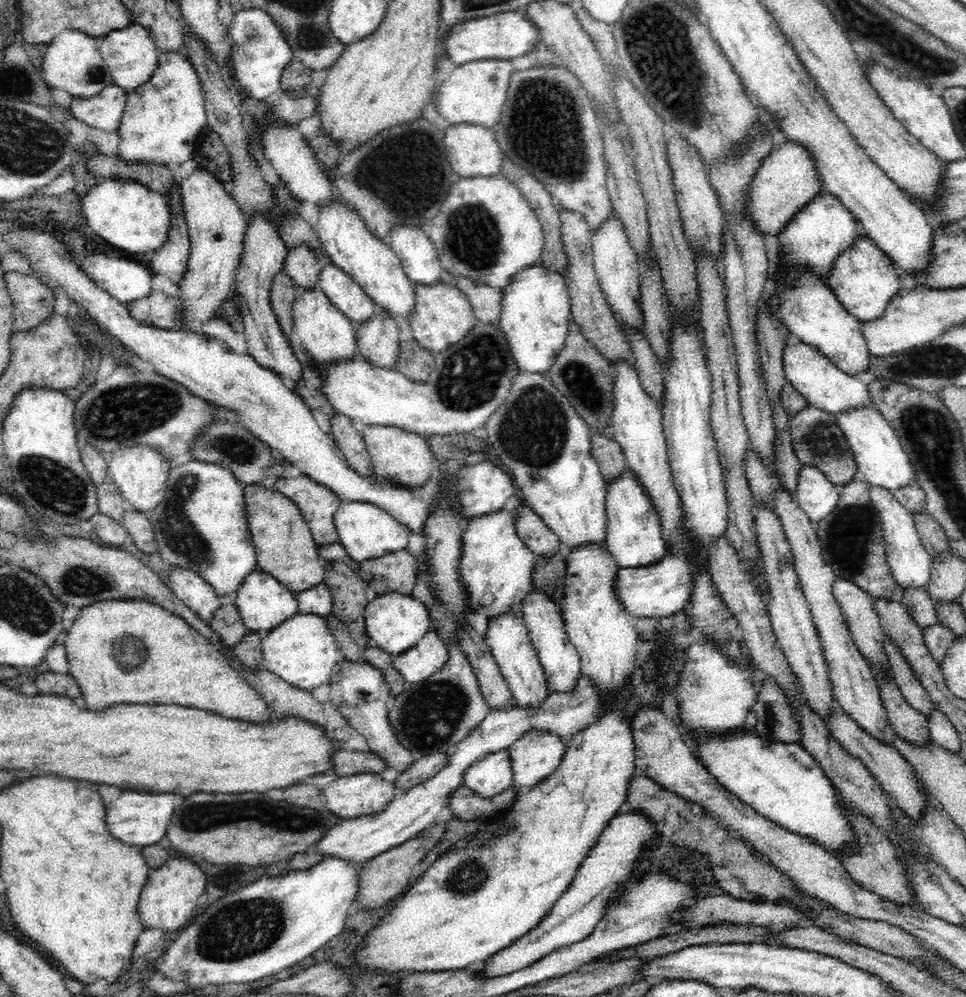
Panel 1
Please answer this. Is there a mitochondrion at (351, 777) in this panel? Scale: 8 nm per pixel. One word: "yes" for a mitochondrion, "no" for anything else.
no

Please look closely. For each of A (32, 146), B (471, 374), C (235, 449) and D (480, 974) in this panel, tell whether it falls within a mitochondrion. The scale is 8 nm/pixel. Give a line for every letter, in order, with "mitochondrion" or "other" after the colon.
A: mitochondrion
B: mitochondrion
C: mitochondrion
D: other

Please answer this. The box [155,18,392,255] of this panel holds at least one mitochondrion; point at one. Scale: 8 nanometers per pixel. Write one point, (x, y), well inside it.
(310, 40)

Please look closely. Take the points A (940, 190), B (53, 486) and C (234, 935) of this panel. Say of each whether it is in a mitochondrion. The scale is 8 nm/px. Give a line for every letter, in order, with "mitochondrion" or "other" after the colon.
A: other
B: mitochondrion
C: mitochondrion

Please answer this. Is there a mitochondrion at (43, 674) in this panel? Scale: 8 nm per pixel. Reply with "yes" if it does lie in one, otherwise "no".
no

